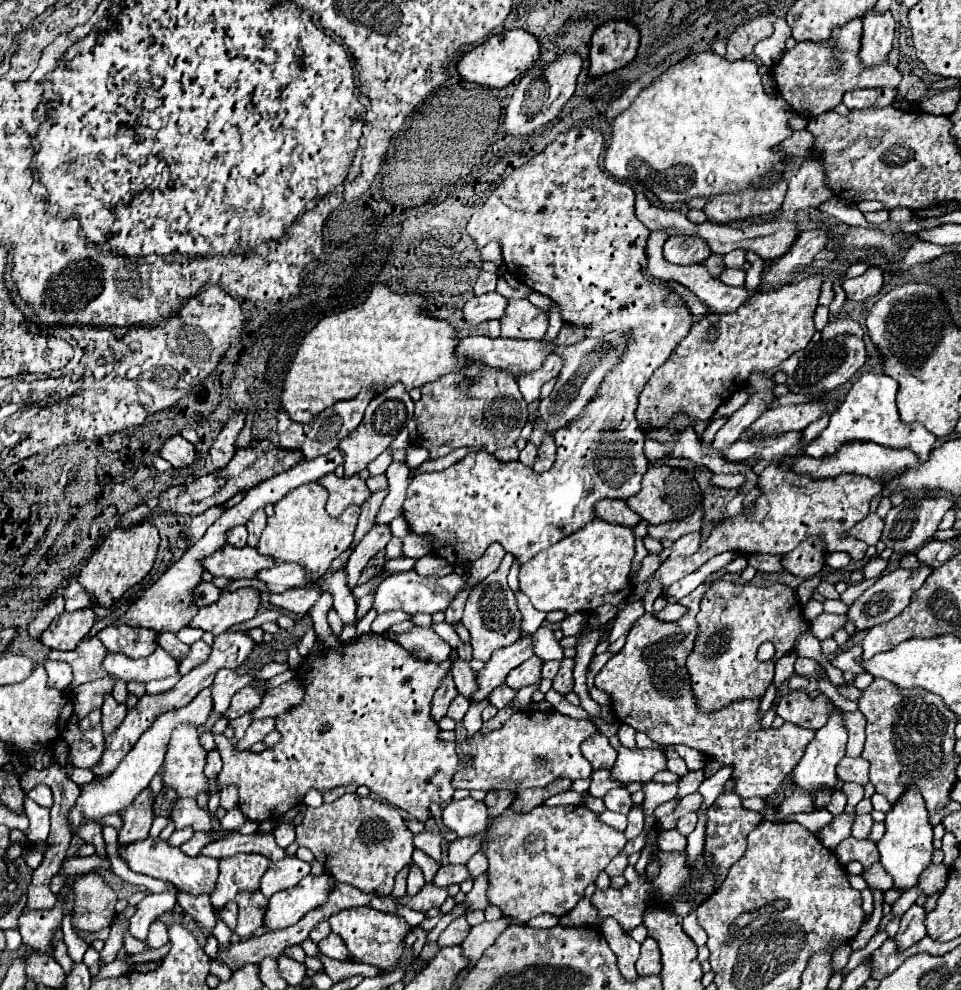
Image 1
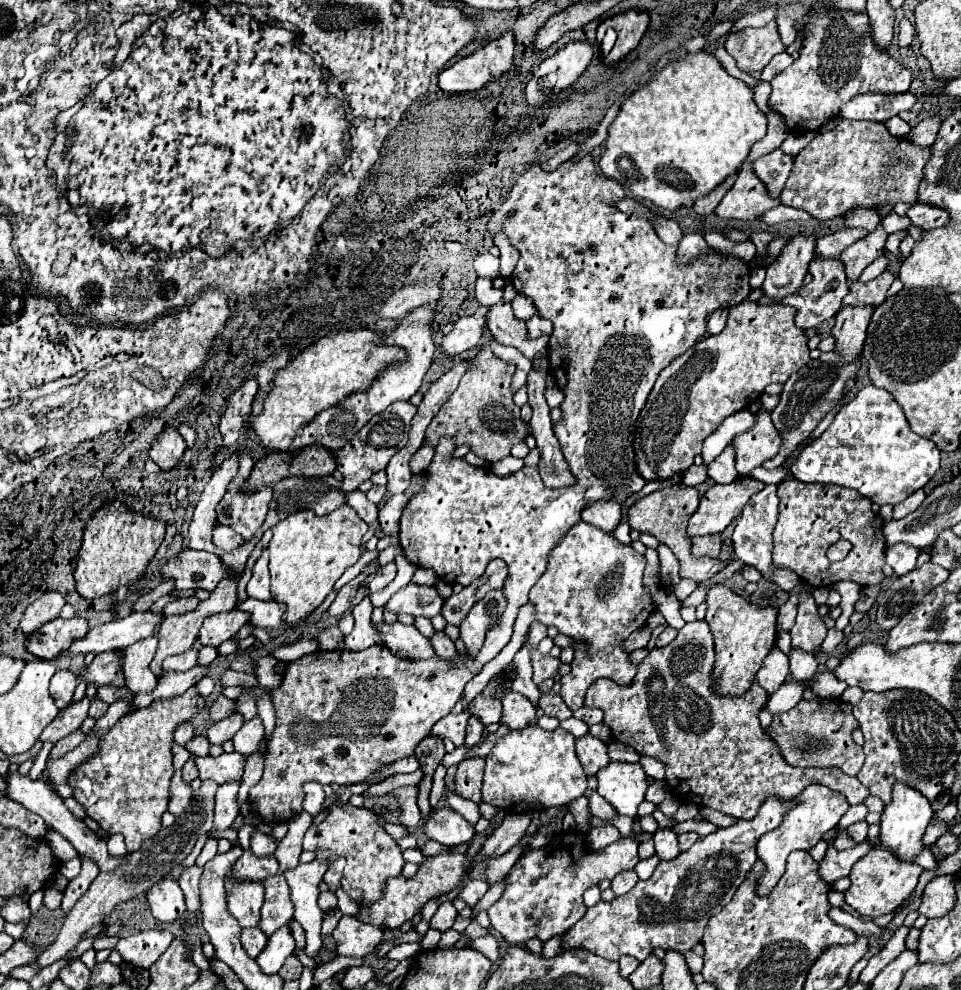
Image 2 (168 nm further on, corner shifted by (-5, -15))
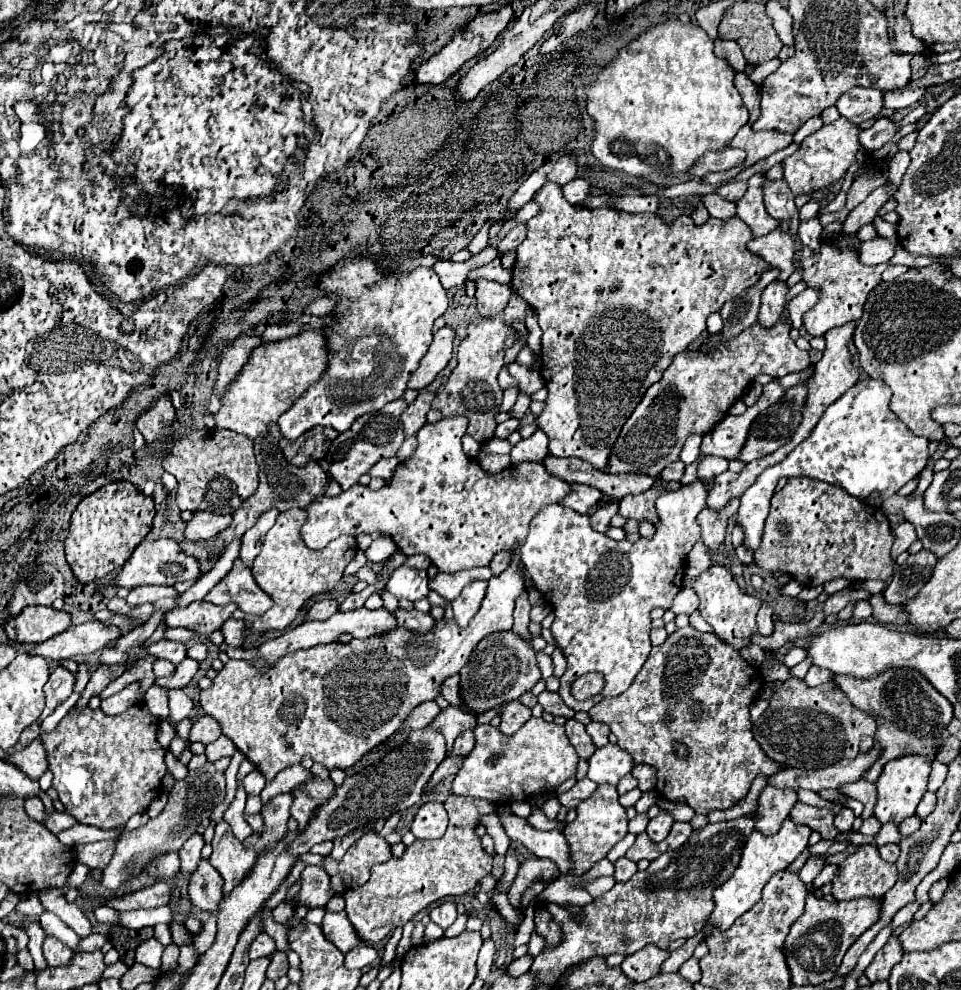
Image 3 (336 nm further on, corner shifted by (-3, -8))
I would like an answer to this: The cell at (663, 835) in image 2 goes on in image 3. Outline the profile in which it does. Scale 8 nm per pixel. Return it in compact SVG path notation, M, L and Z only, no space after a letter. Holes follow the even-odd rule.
M658 815L658 817L650 819L650 823L646 827L646 833L652 841L660 843L660 841L664 841L664 837L668 837L668 833L672 829L672 823L674 823L672 815Z

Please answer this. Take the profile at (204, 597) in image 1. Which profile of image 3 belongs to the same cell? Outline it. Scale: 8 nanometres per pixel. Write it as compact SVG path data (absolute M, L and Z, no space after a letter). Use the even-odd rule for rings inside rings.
M164 585L136 587L136 589L126 597L126 601L128 601L130 605L142 605L142 603L154 603L154 601L164 599L164 597L178 599L178 591L172 589L172 587L164 587Z

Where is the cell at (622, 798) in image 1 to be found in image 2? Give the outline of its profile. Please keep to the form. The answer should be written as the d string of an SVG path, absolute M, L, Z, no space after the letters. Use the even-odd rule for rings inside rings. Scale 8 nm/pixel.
M592 792L588 796L588 810L602 820L612 820L618 816L618 812L614 812L614 808L610 808L610 804L602 796L598 796L598 792Z

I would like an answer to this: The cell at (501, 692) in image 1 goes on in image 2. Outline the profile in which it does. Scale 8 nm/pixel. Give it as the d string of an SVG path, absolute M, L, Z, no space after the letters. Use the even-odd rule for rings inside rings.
M478 694L468 706L466 710L476 716L484 726L492 724L492 722L498 722L500 716L502 716L502 704L498 698L486 698L484 694Z

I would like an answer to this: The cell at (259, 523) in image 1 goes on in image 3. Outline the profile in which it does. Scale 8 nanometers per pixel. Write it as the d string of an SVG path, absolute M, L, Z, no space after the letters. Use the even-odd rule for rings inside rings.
M228 429L192 431L188 437L174 443L162 465L178 479L176 505L182 511L204 509L210 513L232 515L248 497L252 497L252 493L256 493L256 485L260 485L252 439Z

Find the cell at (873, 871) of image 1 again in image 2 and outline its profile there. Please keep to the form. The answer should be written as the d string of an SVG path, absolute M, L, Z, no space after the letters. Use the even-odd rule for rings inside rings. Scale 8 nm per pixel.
M882 846L874 848L852 866L850 872L852 886L844 892L844 900L852 910L860 912L862 916L876 918L882 914L890 914L898 904L902 904L912 894L920 874L922 868L918 864L910 864L910 862L904 864L898 858L894 858L890 852L886 852L886 848Z

